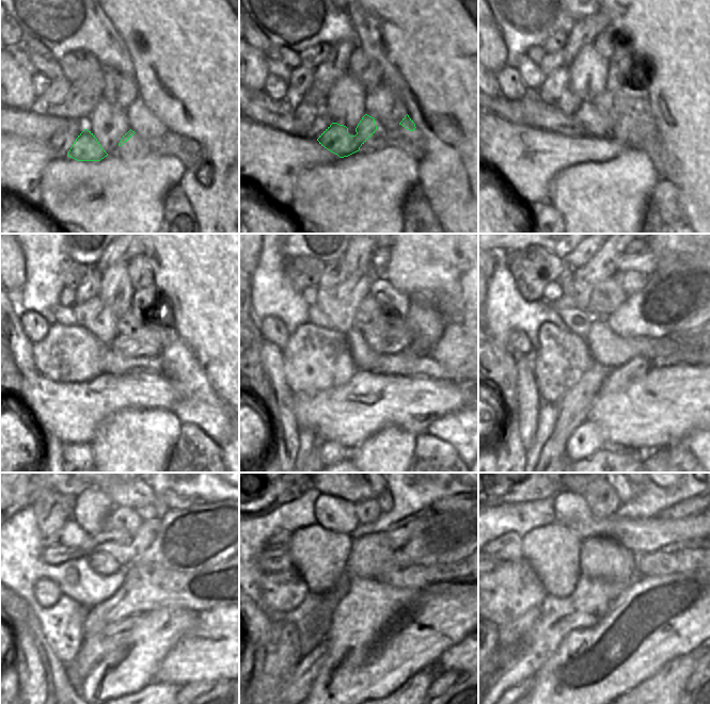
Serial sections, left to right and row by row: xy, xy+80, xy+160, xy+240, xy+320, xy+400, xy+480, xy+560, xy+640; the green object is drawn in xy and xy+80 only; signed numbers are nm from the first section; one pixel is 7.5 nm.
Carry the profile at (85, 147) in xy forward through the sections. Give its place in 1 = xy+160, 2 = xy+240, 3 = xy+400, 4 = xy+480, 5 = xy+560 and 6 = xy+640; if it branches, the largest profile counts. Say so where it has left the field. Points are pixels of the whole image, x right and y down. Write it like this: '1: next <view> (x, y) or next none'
1: next xy+160 (634, 110)
2: next xy+240 (156, 328)
3: next xy+400 (669, 299)
4: next xy+480 (204, 536)
5: next xy+560 (442, 537)
6: next xy+640 (692, 531)

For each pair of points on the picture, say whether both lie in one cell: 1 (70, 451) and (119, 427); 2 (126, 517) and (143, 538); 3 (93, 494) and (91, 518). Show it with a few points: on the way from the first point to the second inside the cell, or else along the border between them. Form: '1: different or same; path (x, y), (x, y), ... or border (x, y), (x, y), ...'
1: different; border (90, 445), (93, 461)
2: different; border (140, 528), (131, 537)
3: same; path (93, 500), (91, 512)

